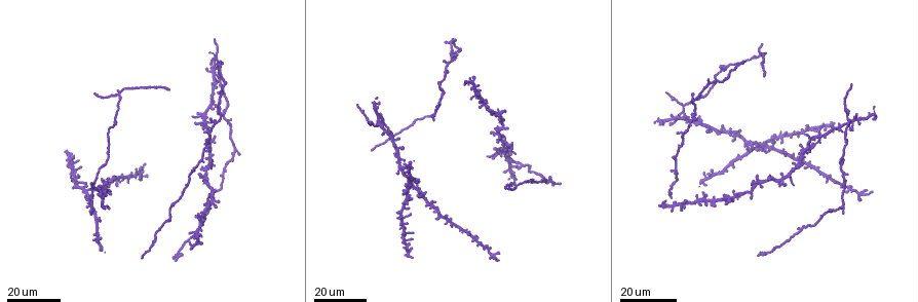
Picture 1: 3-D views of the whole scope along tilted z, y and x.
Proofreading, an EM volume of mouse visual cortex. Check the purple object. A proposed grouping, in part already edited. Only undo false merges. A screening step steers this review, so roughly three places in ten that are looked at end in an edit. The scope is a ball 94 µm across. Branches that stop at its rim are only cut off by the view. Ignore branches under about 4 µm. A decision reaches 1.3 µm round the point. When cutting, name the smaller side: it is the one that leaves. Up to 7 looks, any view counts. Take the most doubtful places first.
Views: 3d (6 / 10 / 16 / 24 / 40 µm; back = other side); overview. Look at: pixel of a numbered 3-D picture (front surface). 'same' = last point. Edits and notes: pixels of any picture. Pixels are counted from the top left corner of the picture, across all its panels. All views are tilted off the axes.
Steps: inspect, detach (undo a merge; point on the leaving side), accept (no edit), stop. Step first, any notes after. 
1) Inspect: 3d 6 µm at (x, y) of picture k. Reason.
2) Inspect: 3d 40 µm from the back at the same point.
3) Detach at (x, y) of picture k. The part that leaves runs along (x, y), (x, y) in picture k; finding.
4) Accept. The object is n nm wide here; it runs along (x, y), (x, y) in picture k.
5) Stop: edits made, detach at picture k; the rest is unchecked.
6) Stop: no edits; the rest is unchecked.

Inspect: 3d 16 µm at (760, 54) of picture 1. Four-way junction.

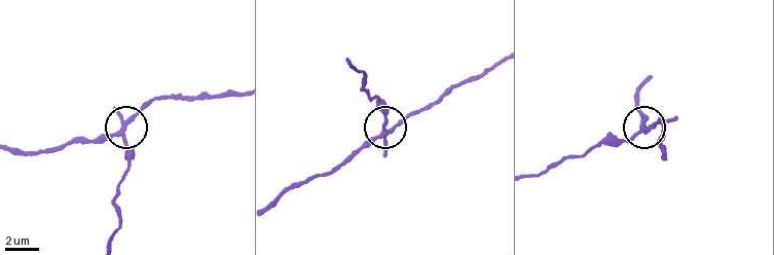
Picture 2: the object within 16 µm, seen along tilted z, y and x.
Inspect: 3d 10 µm at (122, 137) of picture 2.

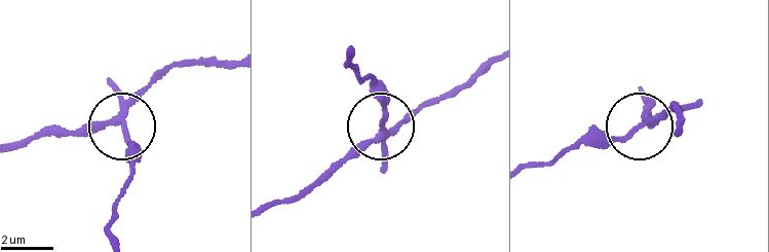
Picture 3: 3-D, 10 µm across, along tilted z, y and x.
Detach at (83, 127) of picture 3. 4 arms meet here; a second neuron is stuck on.

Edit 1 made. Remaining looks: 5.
Inspect: 3d 16 µm at (203, 115) of picture 1. Thin arm on a thick one.

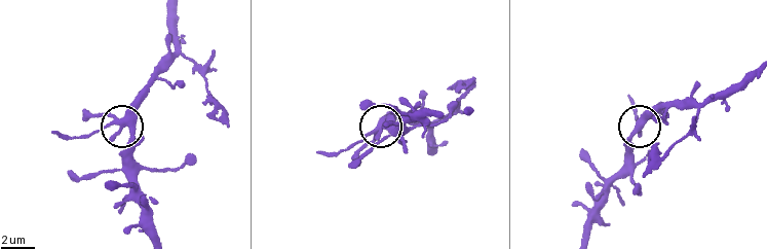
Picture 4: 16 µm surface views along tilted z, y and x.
Inspect: 3d 10 µm at (121, 122) of picture 4.

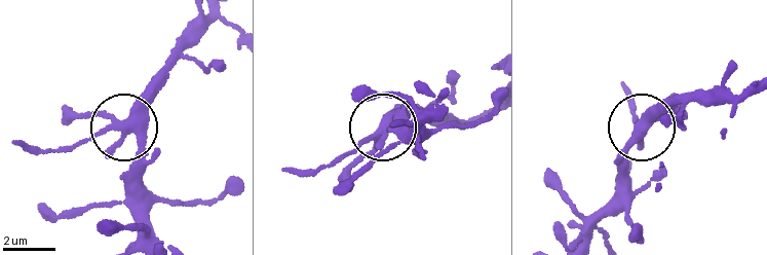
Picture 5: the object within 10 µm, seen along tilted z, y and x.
Accept. It runs along (153, 232), (141, 153), (128, 132), (106, 130), (48, 151) in picture 5; all the same neuron.

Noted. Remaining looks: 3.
Inspect: 3d 16 µm at (818, 136) of picture 1. Thin arm on a thick one.

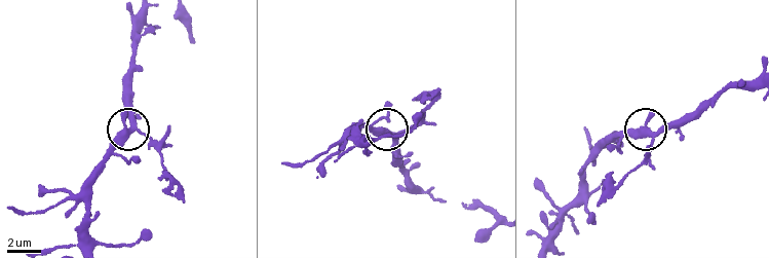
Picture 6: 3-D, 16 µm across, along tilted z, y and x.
Inspect: 3d 10 µm at (657, 135) of picture 6. Closer look.

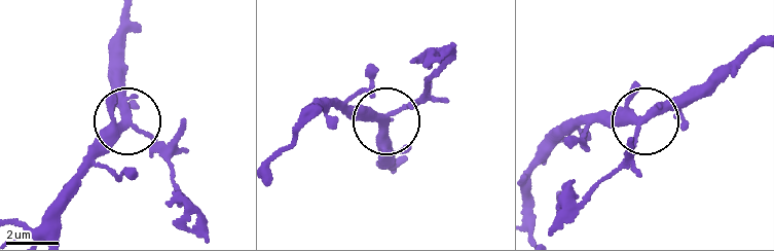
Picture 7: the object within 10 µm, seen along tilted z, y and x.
Detach at (166, 151) of picture 7. The object is 230 nm wide here; the part that leaves runs along (134, 130), (170, 167), (200, 234) in picture 7; two neurons meet here.

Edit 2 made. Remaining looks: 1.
Stop: edits made, detach at picture 3, detach at picture 7; the rest is unchecked.

